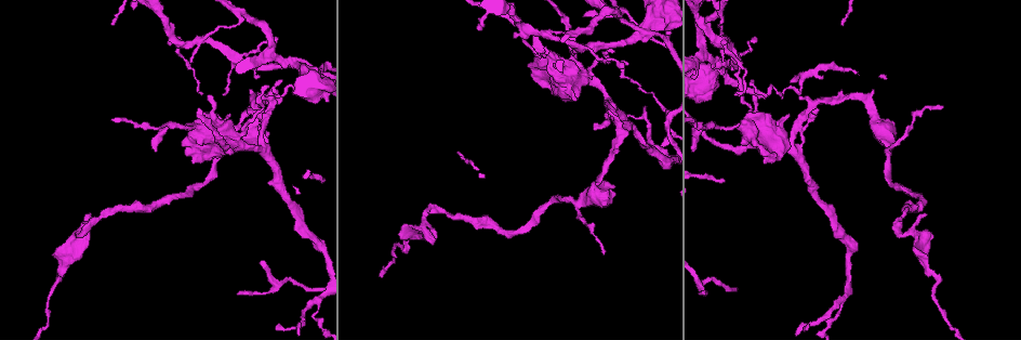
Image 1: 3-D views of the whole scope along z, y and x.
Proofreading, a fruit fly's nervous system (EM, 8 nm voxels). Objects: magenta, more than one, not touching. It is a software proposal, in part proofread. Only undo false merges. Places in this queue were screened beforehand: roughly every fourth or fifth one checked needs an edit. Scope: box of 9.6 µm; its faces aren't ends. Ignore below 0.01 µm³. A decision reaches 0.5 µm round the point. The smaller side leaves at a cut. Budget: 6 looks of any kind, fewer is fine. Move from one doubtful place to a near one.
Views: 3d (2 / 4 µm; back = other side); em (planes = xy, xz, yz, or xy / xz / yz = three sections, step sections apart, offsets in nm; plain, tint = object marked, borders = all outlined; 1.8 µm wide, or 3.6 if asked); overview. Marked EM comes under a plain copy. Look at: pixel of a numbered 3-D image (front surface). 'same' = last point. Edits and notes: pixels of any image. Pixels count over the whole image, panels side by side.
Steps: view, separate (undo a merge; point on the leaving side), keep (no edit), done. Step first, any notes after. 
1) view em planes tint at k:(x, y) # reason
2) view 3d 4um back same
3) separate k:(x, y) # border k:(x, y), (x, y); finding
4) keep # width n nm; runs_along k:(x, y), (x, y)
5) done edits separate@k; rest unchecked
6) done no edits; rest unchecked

view 3d 2um at 1:(668, 111) # sharp bend

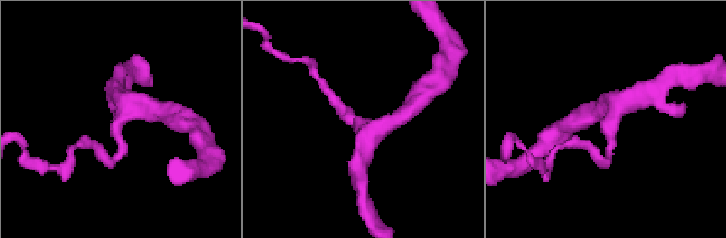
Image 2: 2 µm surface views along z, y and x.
view em planes tint at 2:(359, 120)

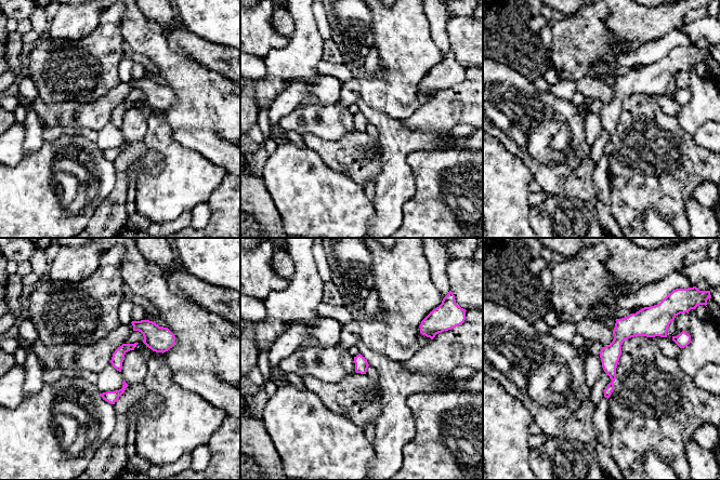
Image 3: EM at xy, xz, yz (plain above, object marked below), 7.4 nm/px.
keep # runs_along 3:(659, 325), (618, 340), (606, 394); one cell here

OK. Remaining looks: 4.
view em 3.6um yz step 8 tint at 1:(571, 64)

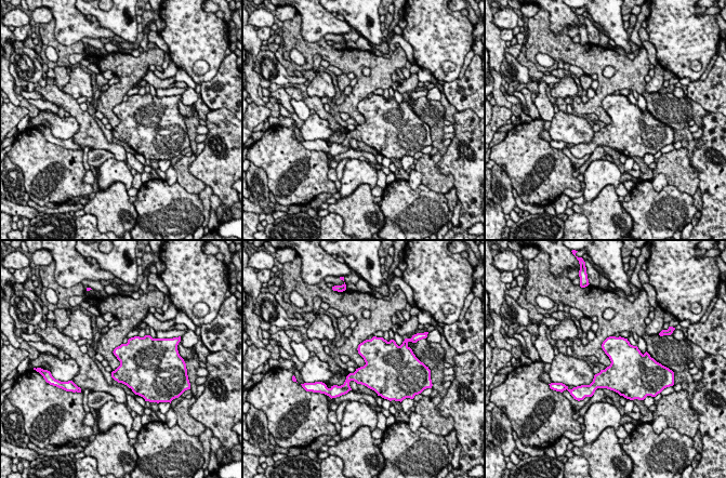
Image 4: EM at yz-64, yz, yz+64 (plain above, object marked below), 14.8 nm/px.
view em 3.6um planes borders same # another direction

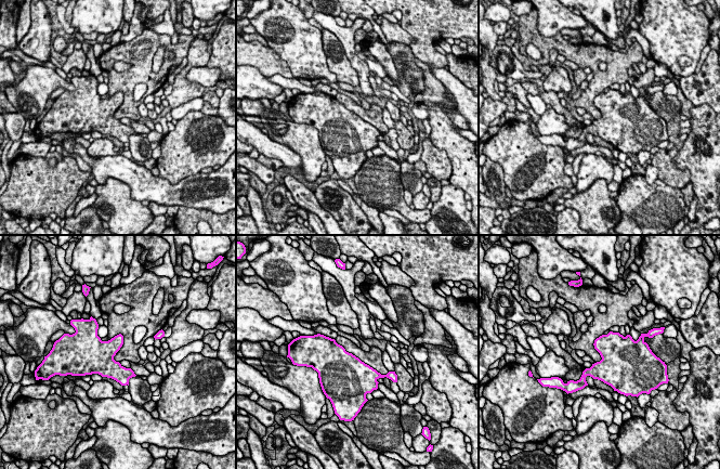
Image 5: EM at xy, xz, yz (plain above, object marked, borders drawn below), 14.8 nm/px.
keep # one cell here

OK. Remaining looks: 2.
view 3d 4um at 1:(804, 117) # a fork

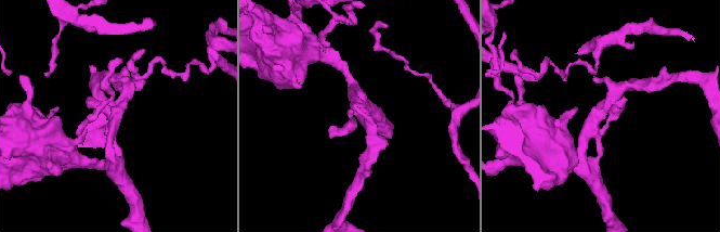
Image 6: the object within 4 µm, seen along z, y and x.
view em planes tint at 6:(356, 116) # need the tissue

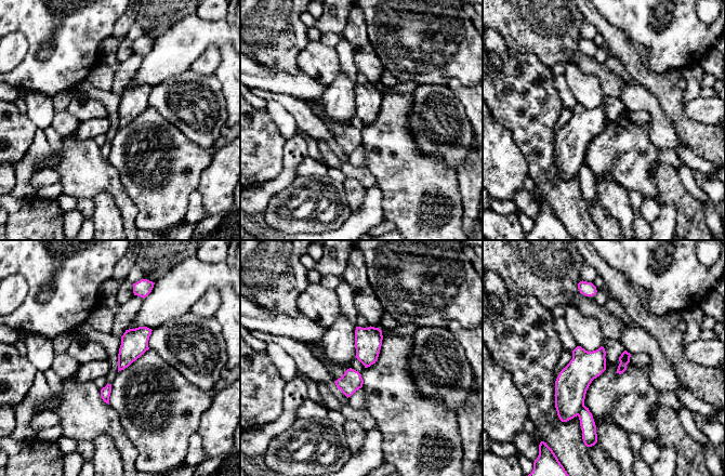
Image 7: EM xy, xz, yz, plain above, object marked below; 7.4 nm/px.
keep # continuous, no second cell

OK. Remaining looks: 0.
done no edits; rest unchecked

